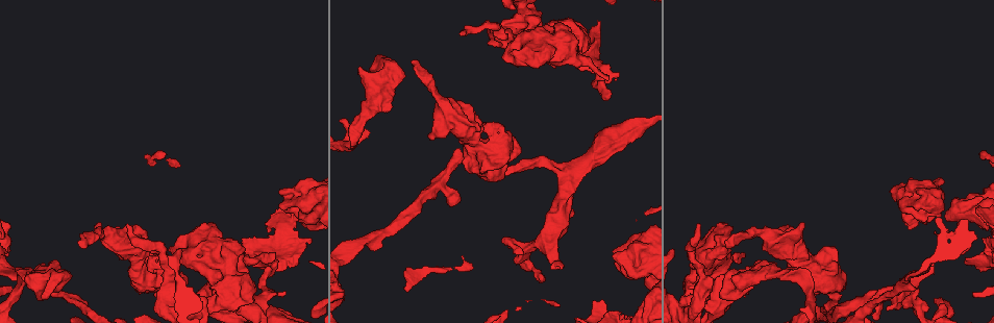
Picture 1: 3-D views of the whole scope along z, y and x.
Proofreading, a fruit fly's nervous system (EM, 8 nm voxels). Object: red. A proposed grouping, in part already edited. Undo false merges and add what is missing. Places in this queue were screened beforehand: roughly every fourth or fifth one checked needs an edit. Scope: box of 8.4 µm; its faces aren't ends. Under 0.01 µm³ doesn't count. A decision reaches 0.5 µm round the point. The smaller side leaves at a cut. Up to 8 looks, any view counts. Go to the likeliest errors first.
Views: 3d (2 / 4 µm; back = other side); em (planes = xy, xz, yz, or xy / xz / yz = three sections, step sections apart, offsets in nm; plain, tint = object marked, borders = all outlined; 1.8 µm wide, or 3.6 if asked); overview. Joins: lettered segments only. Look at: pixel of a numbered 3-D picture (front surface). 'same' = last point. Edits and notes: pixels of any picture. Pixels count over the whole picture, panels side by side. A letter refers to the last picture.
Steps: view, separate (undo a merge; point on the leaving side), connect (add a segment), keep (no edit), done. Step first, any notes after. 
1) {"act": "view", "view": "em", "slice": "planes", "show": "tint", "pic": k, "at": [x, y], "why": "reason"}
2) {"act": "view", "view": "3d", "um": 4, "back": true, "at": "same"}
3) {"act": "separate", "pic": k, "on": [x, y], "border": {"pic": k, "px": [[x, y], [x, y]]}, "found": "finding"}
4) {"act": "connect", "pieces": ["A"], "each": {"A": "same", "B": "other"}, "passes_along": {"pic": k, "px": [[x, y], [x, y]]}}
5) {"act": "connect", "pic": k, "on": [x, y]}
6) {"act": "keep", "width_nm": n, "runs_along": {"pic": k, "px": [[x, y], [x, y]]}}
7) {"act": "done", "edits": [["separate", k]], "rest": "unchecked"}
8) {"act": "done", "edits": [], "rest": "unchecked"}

{"act": "view", "view": "3d", "um": 2, "back": true, "pic": 1, "at": [532, 19], "why": "sharp bend"}

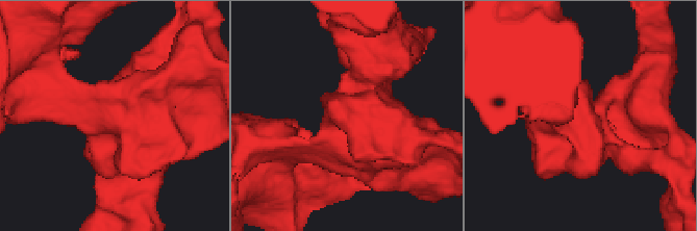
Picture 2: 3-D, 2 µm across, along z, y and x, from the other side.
{"act": "view", "view": "em", "slice": "planes", "show": "tint", "pic": 2, "at": [115, 120], "why": "now the EM"}

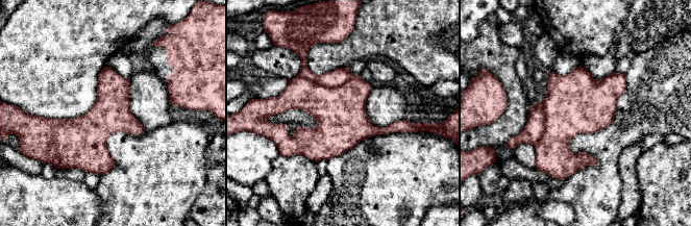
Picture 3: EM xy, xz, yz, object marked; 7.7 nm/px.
{"act": "view", "view": "em", "slice": "planes", "show": "borders", "at": "same", "why": "see the neighbours"}

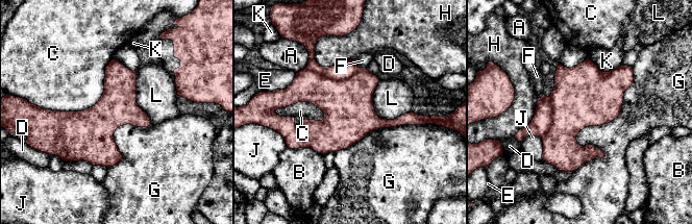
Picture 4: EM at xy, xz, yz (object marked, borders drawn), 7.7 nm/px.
{"act": "keep", "longest_contact_nm": ["G", 950], "each": {"A": "other", "B": "other", "C": "other", "D": "other", "E": "other", "F": "other", "G": "other", "H": "other", "J": "other", "K": "other", "L": "other"}, "border": {"pic": 4, "px": [[633, 67], [573, 172]]}, "found": "all the same neuron"}

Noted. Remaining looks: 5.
{"act": "view", "view": "em", "slice": "planes", "show": "borders", "pic": 1, "at": [560, 269]}

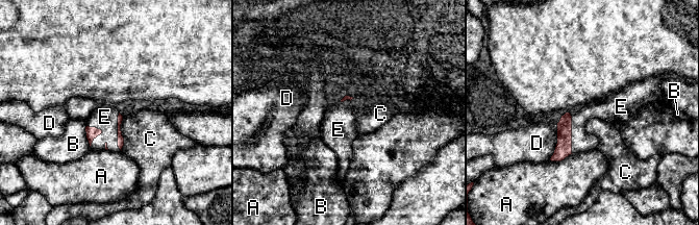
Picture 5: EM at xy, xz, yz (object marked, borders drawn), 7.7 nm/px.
{"act": "connect", "pieces": ["E"], "each": {"A": "other", "B": "other", "C": "other", "D": "other", "E": "same"}, "found": "the neuron continues"}

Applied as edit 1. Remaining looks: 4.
{"act": "view", "view": "3d", "um": 2, "back": true, "pic": 1, "at": [612, 251], "why": "stops while still wide"}

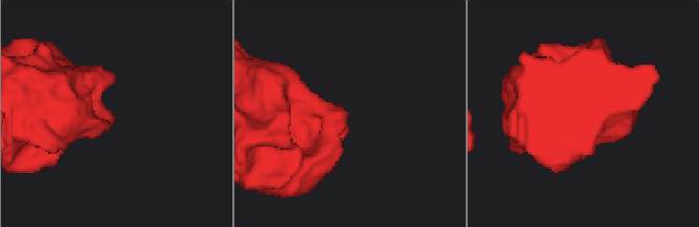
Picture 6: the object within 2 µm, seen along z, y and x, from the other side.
{"act": "view", "view": "em", "slice": "planes", "show": "borders", "pic": 6, "at": [110, 122], "why": "now the EM"}

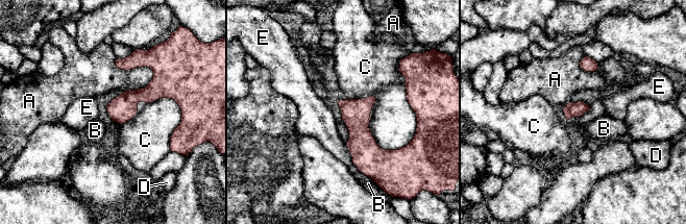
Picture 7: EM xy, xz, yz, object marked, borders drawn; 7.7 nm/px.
{"act": "keep", "longest_contact_nm": ["C", 420], "each": {"A": "other", "B": "other", "C": "other", "D": "other", "E": "other"}, "border": {"pic": 7, "px": [[345, 143], [353, 165]]}, "found": "no lettered segment goes on from it"}

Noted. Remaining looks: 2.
{"act": "done", "edits": [["connect", 5]], "rest": "unchecked"}

